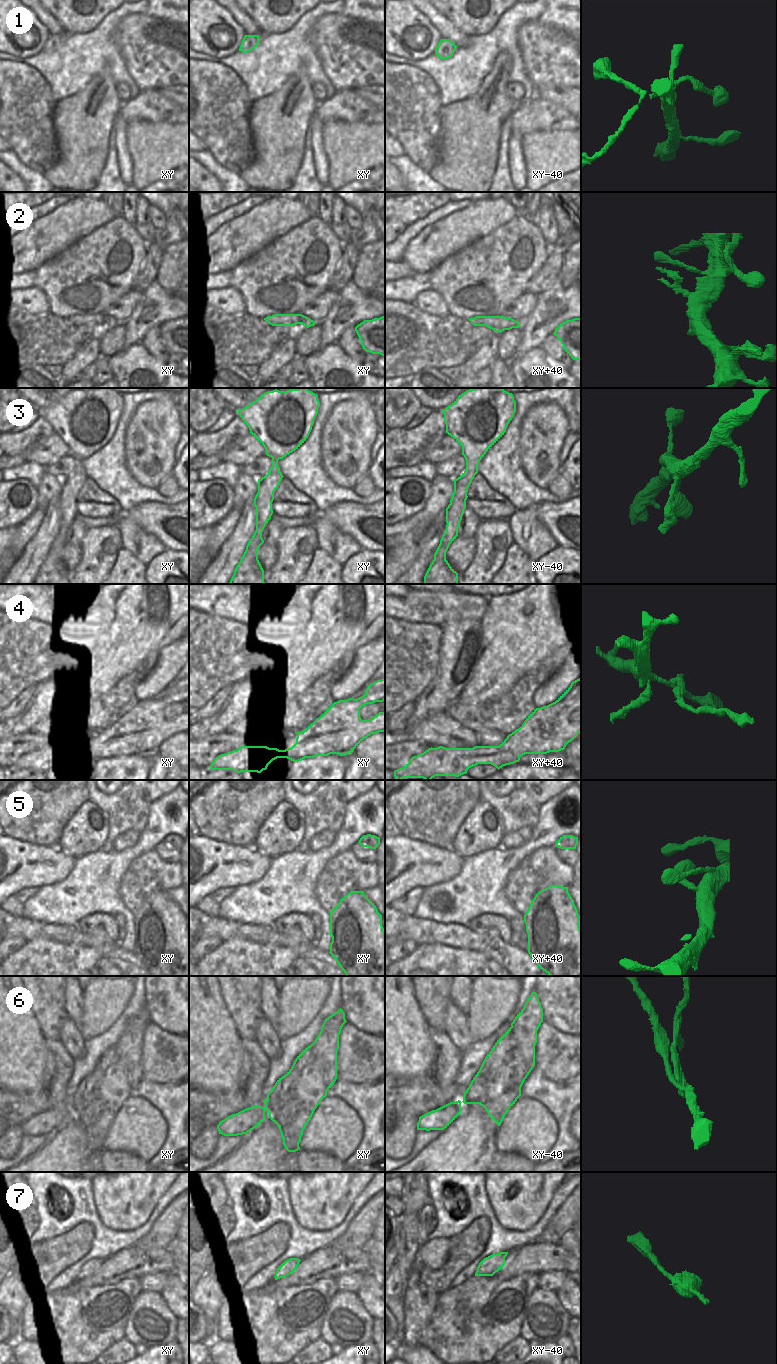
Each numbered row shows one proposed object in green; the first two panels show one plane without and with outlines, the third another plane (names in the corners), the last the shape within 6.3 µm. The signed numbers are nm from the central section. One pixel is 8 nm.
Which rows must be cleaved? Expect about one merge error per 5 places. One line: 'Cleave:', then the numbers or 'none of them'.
Cleave: 4, 6

